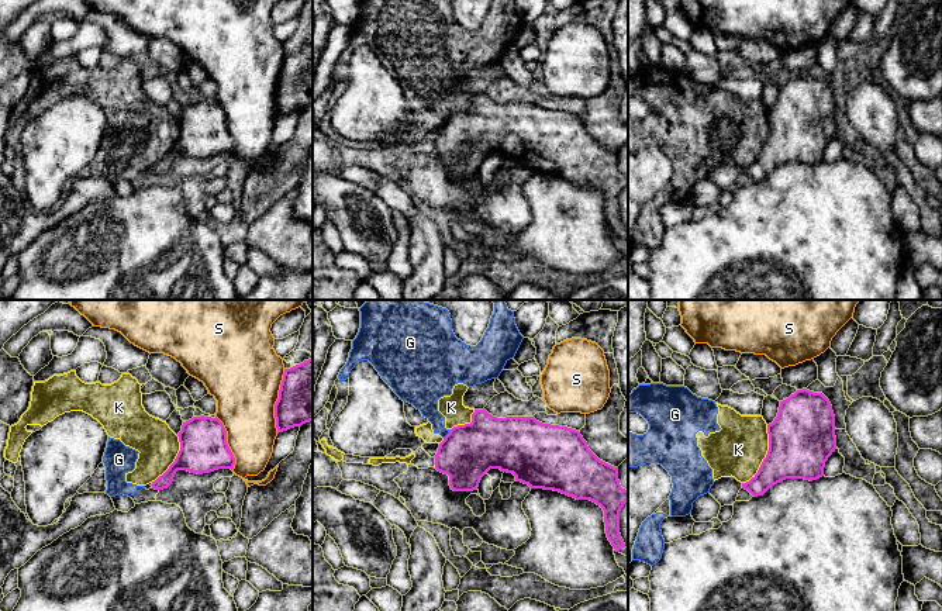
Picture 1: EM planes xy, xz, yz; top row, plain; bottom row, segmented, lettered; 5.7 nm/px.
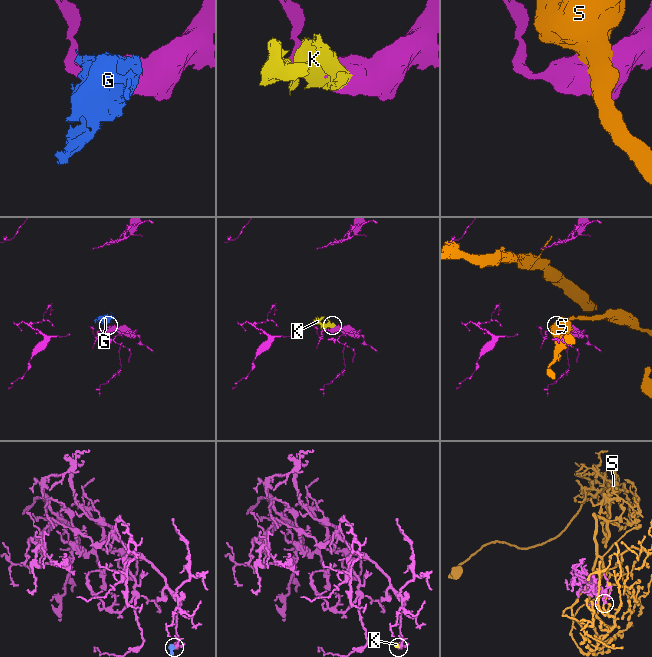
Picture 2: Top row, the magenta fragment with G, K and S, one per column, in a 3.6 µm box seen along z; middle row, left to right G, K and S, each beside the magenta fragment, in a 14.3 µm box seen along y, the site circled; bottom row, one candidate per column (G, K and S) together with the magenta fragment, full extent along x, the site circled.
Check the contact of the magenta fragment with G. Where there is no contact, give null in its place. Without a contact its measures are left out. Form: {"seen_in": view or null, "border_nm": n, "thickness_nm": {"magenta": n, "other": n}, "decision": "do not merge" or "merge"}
{"seen_in": "xz", "border_nm": 80, "thickness_nm": {"magenta": 320, "other": 150}, "decision": "do not merge"}

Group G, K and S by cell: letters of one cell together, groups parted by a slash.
G K / S

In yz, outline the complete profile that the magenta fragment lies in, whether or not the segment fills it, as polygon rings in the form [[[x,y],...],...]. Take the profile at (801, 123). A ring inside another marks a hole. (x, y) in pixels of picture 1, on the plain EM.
[[[797,75],[780,86],[777,101],[767,110],[769,135],[758,158],[742,173],[763,180],[786,163],[817,165],[836,134],[835,100],[822,77]]]

